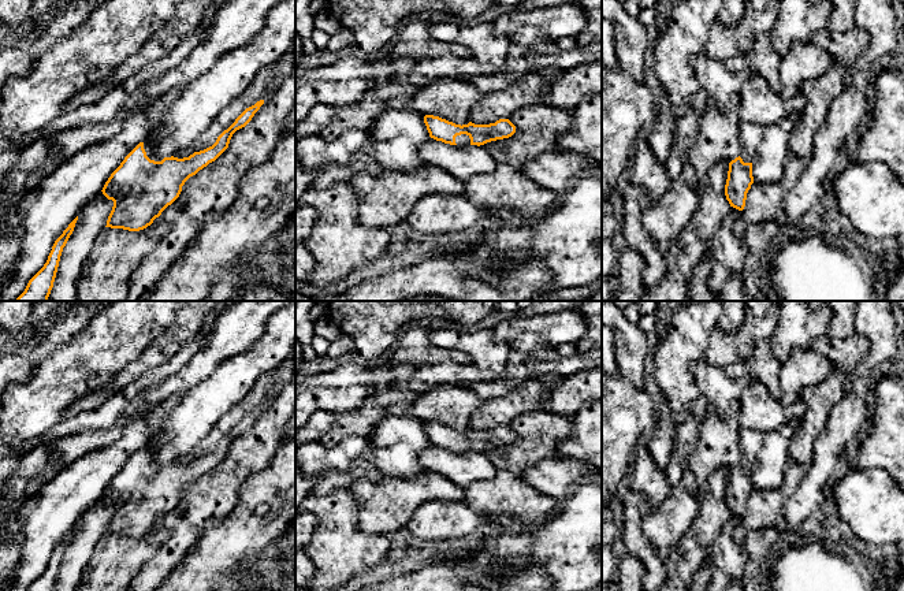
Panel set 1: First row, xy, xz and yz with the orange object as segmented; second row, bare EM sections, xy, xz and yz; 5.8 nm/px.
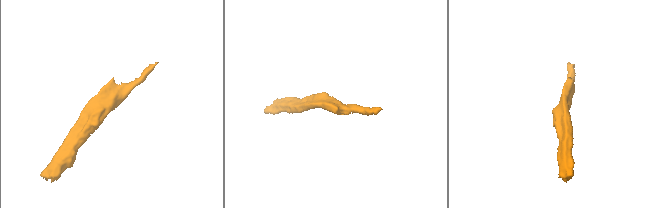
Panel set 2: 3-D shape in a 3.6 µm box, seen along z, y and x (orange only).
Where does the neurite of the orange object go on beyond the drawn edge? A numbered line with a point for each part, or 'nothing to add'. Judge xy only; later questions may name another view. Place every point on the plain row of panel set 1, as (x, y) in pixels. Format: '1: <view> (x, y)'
1: xy (149, 450)

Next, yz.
1: yz (751, 441)

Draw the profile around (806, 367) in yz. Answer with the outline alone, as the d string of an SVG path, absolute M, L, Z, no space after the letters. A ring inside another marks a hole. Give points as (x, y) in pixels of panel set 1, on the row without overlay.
M796 349L792 356L781 364L778 373L782 390L782 402L793 404L800 393L822 382L833 369L830 361L821 353L807 349Z

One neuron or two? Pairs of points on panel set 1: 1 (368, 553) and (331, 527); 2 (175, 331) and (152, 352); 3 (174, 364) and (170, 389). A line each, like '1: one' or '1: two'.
1: one
2: one
3: two

